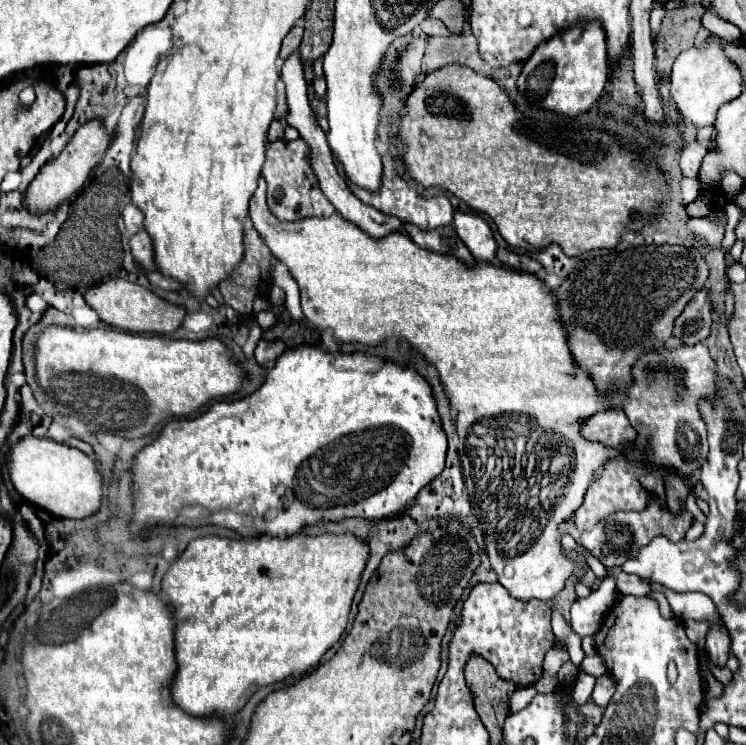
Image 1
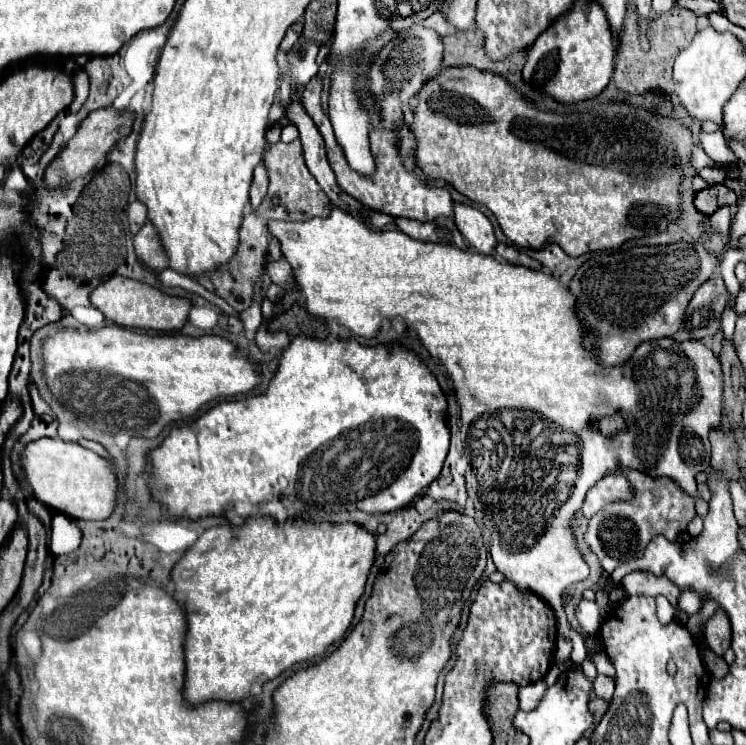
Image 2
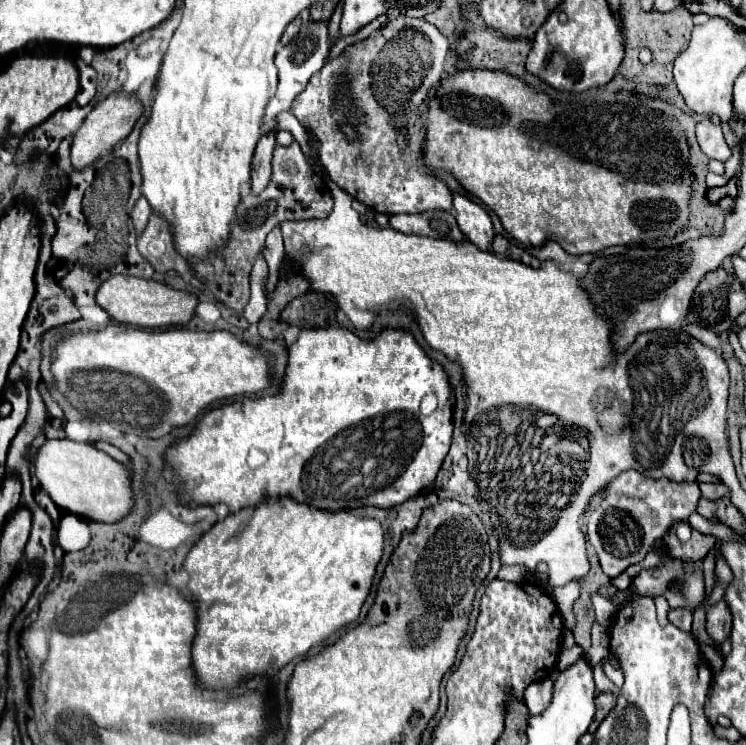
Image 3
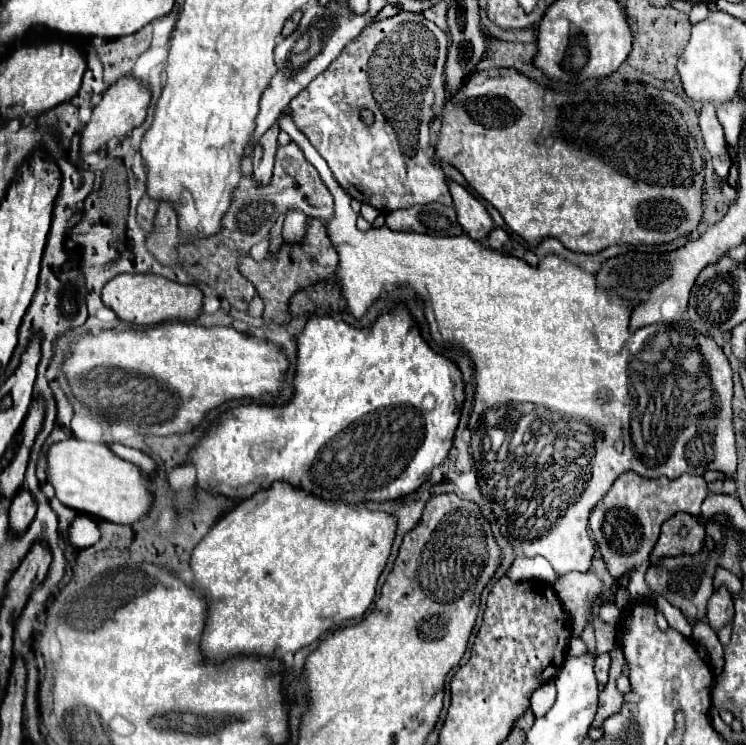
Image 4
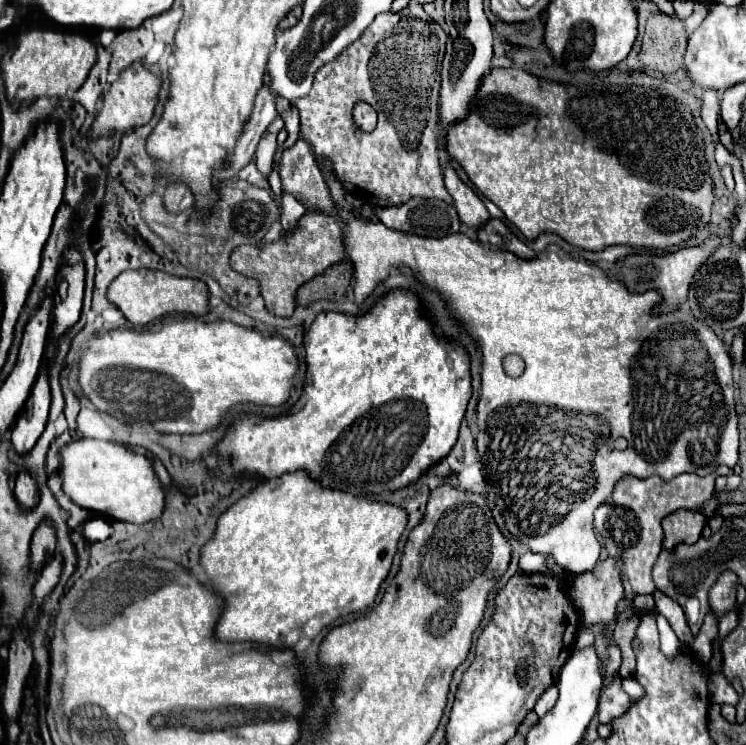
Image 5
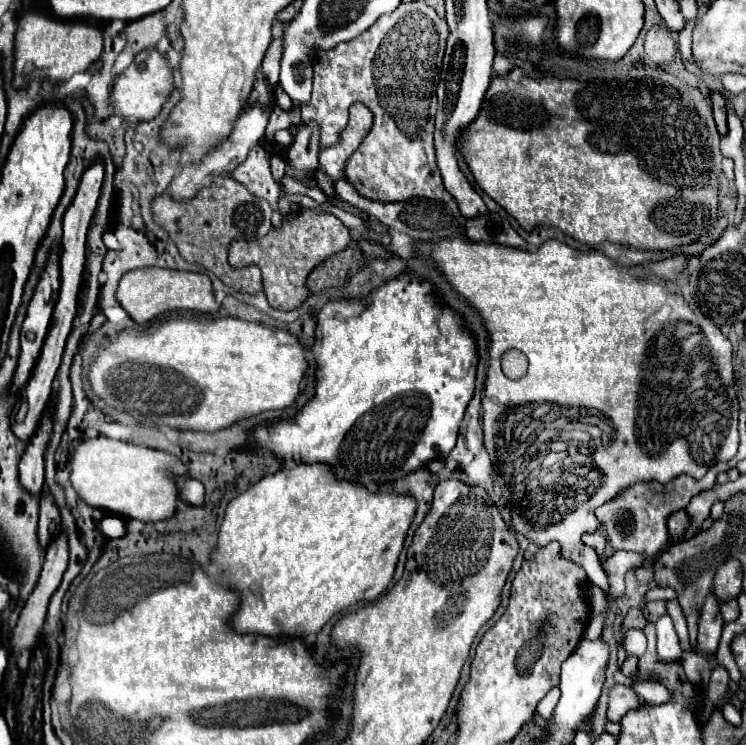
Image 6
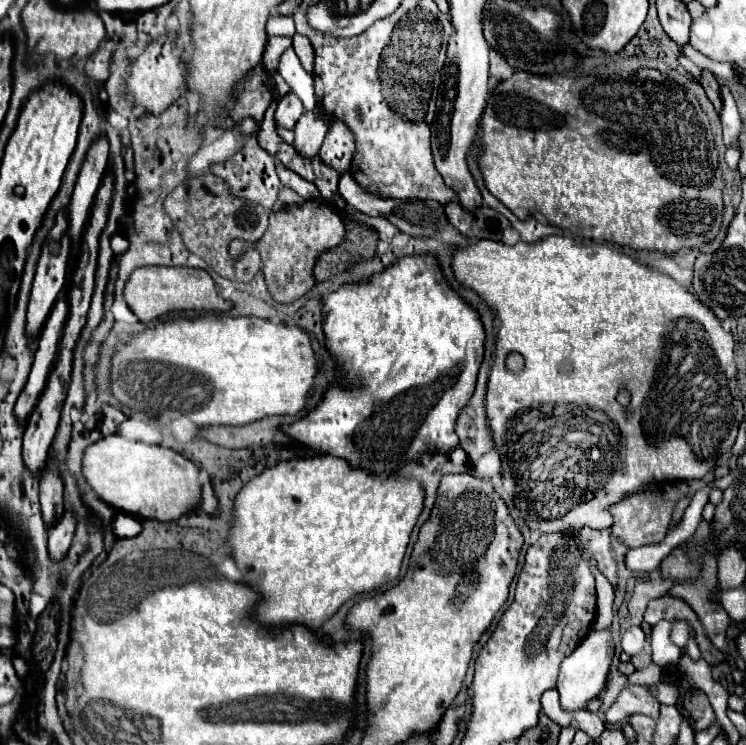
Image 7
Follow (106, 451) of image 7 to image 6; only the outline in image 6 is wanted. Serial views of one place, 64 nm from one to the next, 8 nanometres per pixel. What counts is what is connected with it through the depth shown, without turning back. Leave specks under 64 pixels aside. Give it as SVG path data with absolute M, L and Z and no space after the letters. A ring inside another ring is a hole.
M100 436L94 440L84 440L72 452L70 480L82 500L110 514L120 514L122 518L142 522L158 522L170 518L176 512L180 500L180 488L174 480L178 476L190 478L188 466L174 454L122 440Z

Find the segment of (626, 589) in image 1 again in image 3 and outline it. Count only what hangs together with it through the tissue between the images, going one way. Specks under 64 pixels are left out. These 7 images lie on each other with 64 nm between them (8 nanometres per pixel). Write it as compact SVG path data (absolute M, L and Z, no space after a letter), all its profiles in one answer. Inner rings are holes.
M680 560L642 570L640 576L634 578L632 588L640 596L664 596L670 608L686 608L690 612L708 602L702 568L698 566L694 572L686 574Z

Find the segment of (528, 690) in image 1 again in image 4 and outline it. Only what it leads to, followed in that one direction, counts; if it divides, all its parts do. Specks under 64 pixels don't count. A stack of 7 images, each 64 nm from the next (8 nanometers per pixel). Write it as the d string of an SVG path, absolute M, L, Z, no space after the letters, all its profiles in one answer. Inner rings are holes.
M554 682L542 684L542 686L532 694L532 698L530 698L530 702L532 702L530 708L532 708L534 716L536 716L536 718L538 718L538 716L544 716L544 714L552 708L554 700L556 700L556 686L554 686Z

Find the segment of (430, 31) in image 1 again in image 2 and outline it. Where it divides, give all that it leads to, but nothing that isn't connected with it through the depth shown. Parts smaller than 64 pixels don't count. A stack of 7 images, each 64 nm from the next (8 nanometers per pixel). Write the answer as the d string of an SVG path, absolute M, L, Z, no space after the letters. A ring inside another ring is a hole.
M438 10L438 12L434 12L432 16L428 16L424 22L422 22L424 26L430 26L430 28L434 28L440 36L450 36L450 34L454 34L456 30L454 30L454 26L444 18L444 14Z

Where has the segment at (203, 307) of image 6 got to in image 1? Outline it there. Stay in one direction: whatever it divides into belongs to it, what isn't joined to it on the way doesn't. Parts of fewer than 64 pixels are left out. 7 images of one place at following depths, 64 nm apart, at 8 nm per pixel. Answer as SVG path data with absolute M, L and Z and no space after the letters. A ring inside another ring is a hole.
M112 278L100 286L94 286L86 292L86 304L94 308L100 320L108 326L128 330L128 332L156 332L156 334L172 334L180 328L186 308L166 302L164 298L156 296L152 290L134 284L124 278Z

